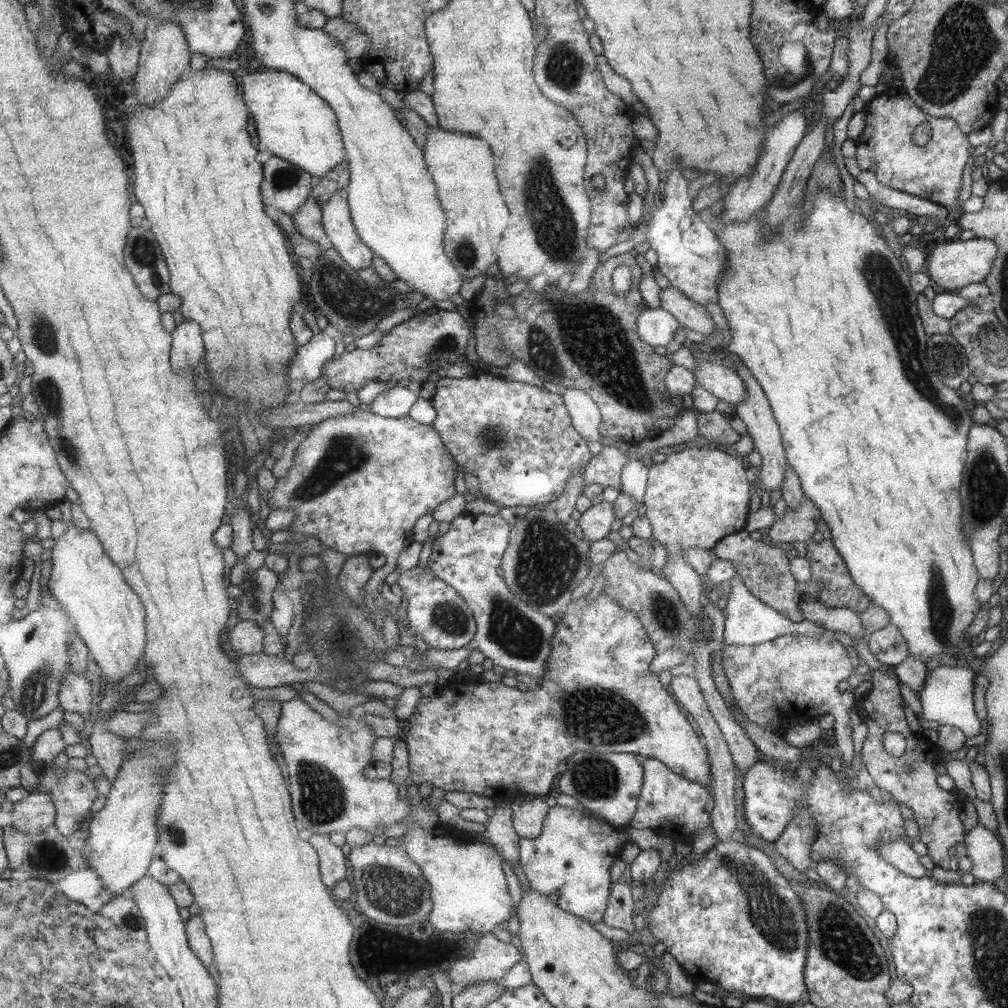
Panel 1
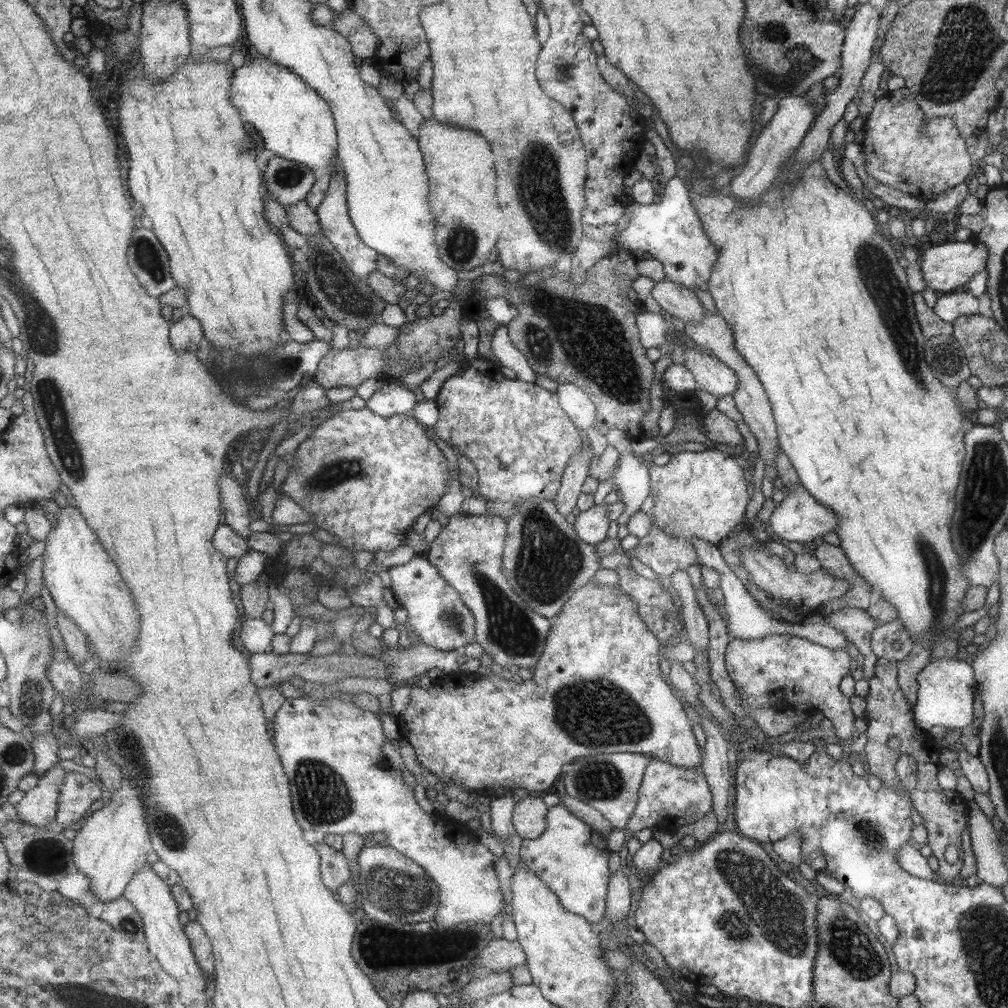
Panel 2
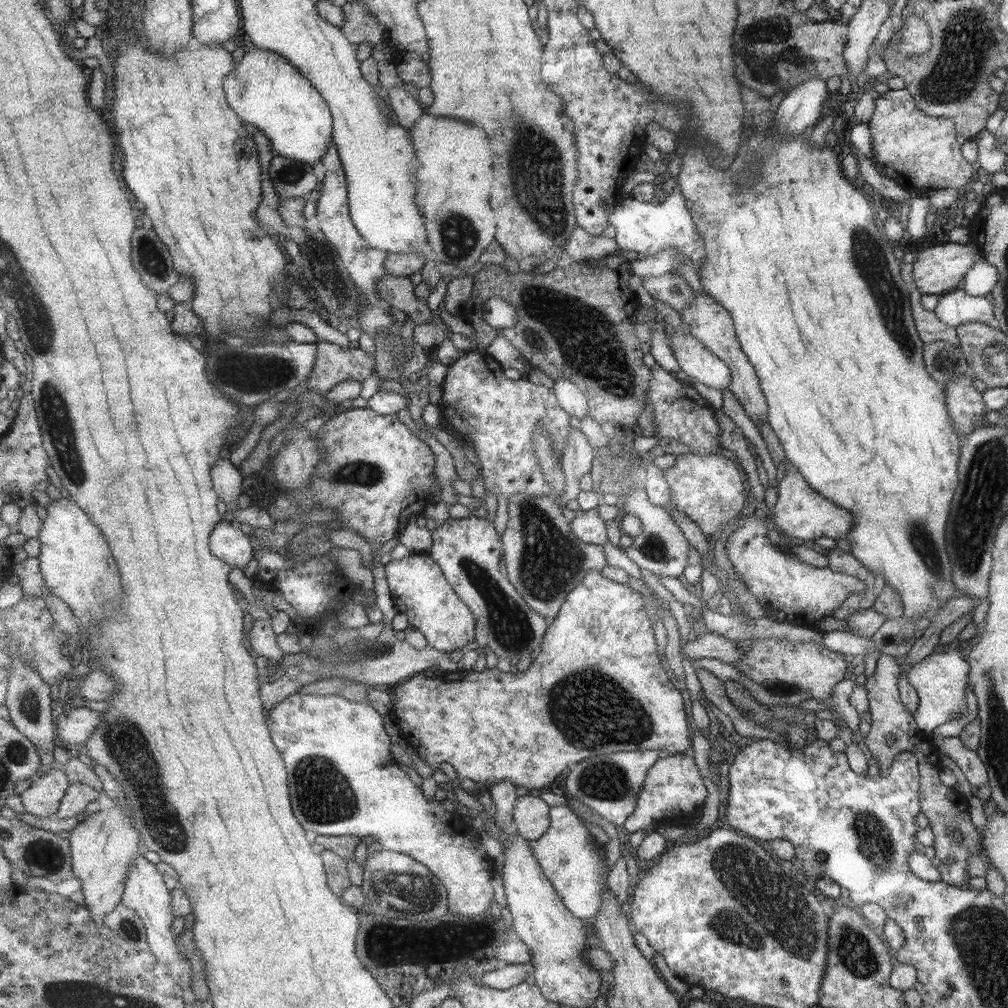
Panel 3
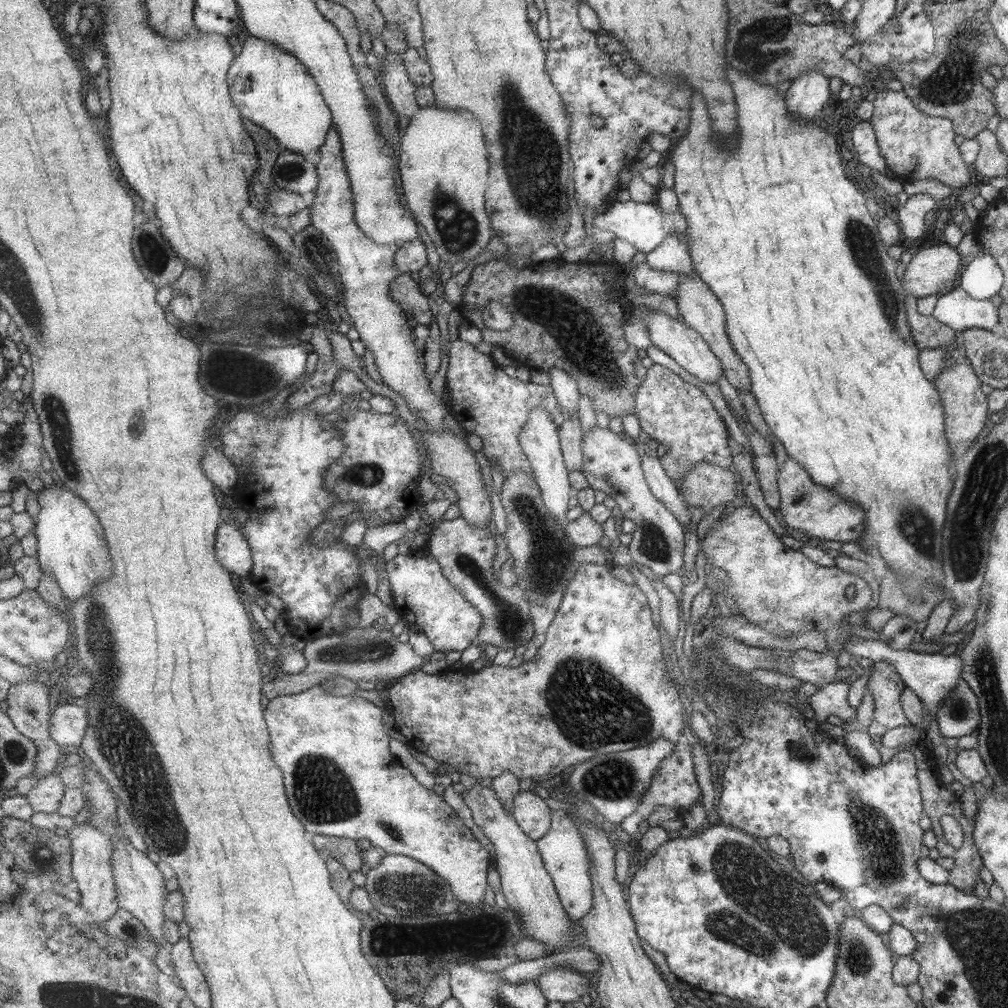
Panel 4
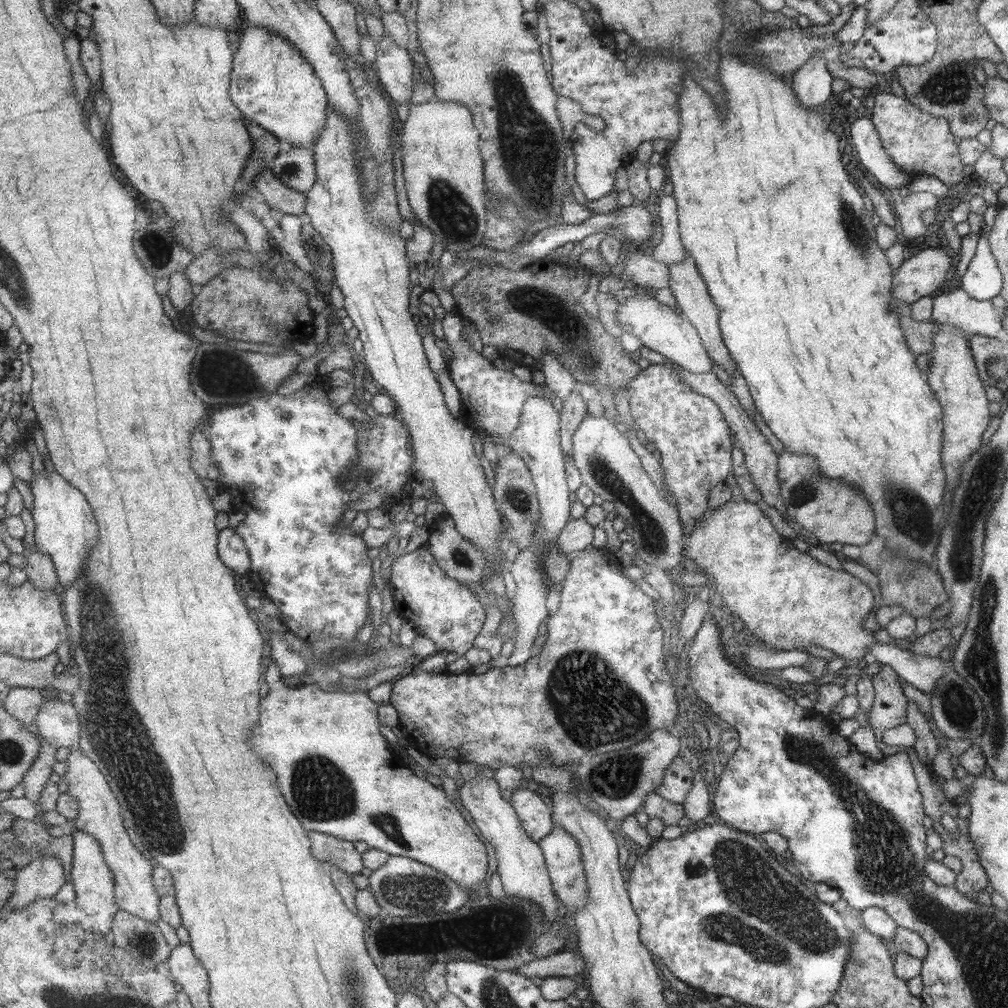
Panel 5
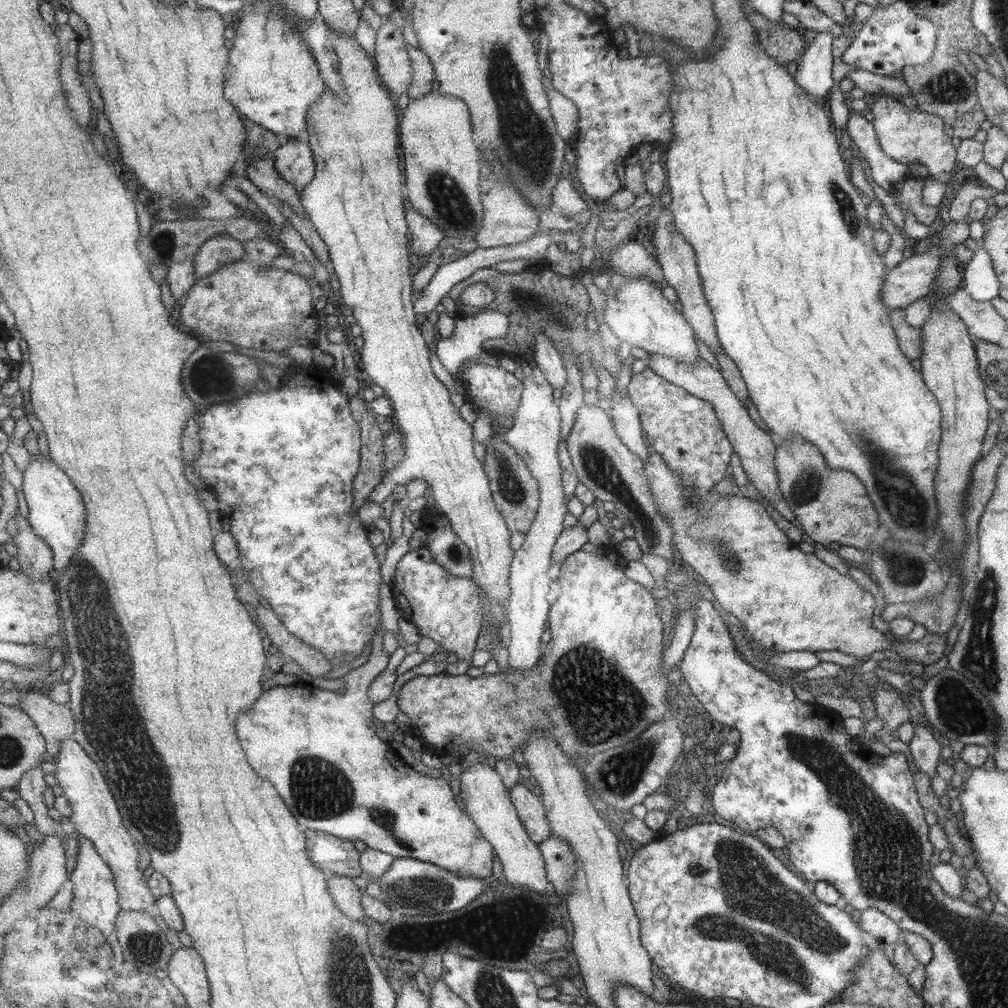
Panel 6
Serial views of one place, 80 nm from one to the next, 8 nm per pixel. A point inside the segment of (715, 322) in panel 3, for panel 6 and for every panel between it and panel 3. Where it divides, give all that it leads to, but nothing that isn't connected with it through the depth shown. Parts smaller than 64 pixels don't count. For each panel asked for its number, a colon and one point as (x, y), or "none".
4: (698, 307)
5: (693, 301)
6: (677, 259)

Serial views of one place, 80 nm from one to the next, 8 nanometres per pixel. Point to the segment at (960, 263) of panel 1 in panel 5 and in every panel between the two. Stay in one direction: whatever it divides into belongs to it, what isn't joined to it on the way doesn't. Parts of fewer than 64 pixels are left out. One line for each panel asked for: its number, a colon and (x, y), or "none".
2: (945, 266)
3: (938, 269)
4: (931, 269)
5: (921, 274)

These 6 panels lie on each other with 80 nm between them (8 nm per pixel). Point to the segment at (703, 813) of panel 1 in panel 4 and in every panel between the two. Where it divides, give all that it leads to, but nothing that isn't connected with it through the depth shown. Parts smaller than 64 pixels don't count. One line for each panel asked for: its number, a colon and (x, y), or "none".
2: (669, 797)
3: (673, 792)
4: (673, 785)

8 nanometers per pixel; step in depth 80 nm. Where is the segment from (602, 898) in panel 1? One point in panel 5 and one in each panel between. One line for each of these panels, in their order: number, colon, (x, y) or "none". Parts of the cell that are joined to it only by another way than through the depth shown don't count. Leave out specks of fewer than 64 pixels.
2: (571, 858)
3: (572, 860)
4: (561, 849)
5: (561, 854)

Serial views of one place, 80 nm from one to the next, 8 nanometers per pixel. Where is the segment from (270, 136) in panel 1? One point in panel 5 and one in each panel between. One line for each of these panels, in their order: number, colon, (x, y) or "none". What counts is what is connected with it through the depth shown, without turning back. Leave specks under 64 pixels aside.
2: (296, 124)
3: (266, 90)
4: (271, 87)
5: (273, 85)

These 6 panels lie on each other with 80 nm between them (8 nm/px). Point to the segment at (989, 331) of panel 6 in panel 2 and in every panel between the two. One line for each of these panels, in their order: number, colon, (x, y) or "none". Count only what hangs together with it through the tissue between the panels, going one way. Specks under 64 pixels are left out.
2: (948, 306)
3: (956, 307)
4: (956, 309)
5: (954, 308)

